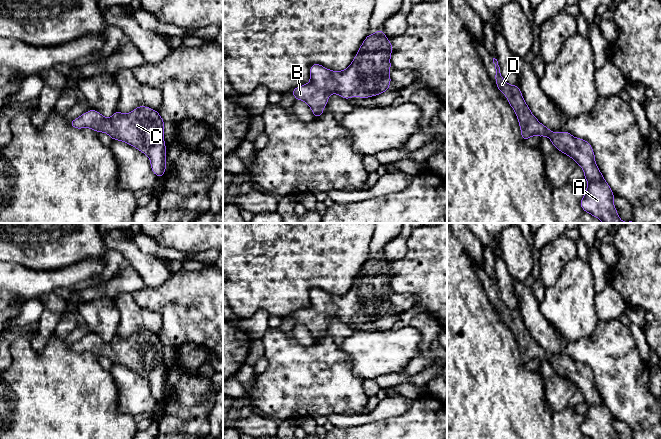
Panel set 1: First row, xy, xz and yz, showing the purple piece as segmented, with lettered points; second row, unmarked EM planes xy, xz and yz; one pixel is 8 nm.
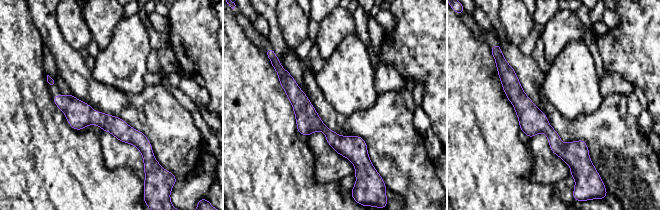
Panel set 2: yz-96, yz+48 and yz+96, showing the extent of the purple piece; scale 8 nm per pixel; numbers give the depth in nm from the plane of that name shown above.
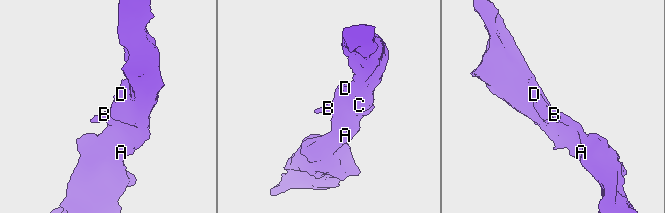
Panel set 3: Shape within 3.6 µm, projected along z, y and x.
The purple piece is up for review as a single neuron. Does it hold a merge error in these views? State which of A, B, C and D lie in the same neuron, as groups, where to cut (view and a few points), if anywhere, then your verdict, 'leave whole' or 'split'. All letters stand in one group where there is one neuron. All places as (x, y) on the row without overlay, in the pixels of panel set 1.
groups A B C D; cut none; leave whole

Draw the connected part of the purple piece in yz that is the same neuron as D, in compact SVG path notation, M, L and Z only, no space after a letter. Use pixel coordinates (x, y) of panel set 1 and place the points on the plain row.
M493 282L493 287L497 312L507 321L509 329L514 333L522 363L526 365L531 360L547 360L556 373L572 382L583 393L588 411L584 415L580 430L585 436L591 439L618 439L613 426L615 419L596 389L591 368L566 355L554 357L541 348L531 337L518 309L509 309L501 300L497 283Z

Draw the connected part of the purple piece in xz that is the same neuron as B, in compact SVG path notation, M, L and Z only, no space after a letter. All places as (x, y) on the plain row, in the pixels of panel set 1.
M381 252L365 262L353 285L345 294L332 295L314 287L310 291L310 306L294 312L292 318L296 324L306 326L317 342L323 338L329 320L333 317L349 324L351 321L370 322L382 316L387 316L391 307L391 278L392 267L387 263Z

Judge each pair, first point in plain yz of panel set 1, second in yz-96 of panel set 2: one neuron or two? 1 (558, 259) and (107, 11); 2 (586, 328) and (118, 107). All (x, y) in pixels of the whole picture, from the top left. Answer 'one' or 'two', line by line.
1: one
2: two

